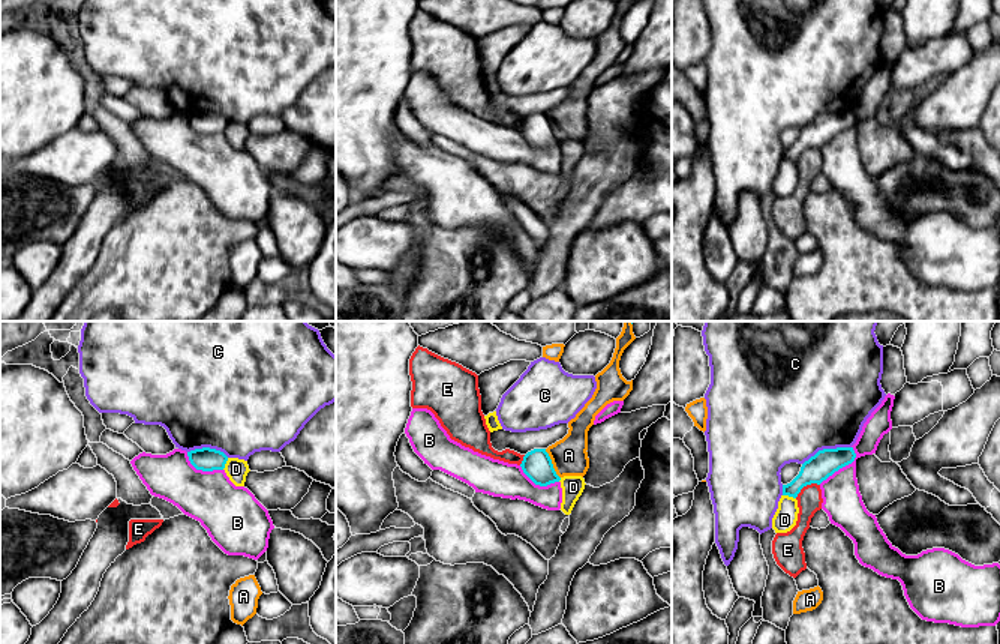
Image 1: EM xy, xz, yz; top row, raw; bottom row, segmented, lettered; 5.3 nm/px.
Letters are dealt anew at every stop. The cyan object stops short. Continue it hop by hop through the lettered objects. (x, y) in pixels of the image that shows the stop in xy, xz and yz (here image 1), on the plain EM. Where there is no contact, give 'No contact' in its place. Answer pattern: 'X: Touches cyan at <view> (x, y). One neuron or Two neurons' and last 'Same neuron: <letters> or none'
A: Touches cyan at xz (552, 128). Two neurons
B: Touches cyan at yz (843, 129). Two neurons
C: Touches cyan at yz (826, 113). Two neurons
D: Touches cyan at yz (789, 159). Two neurons
E: Touches cyan at yz (805, 149). Two neurons
Same neuron: none

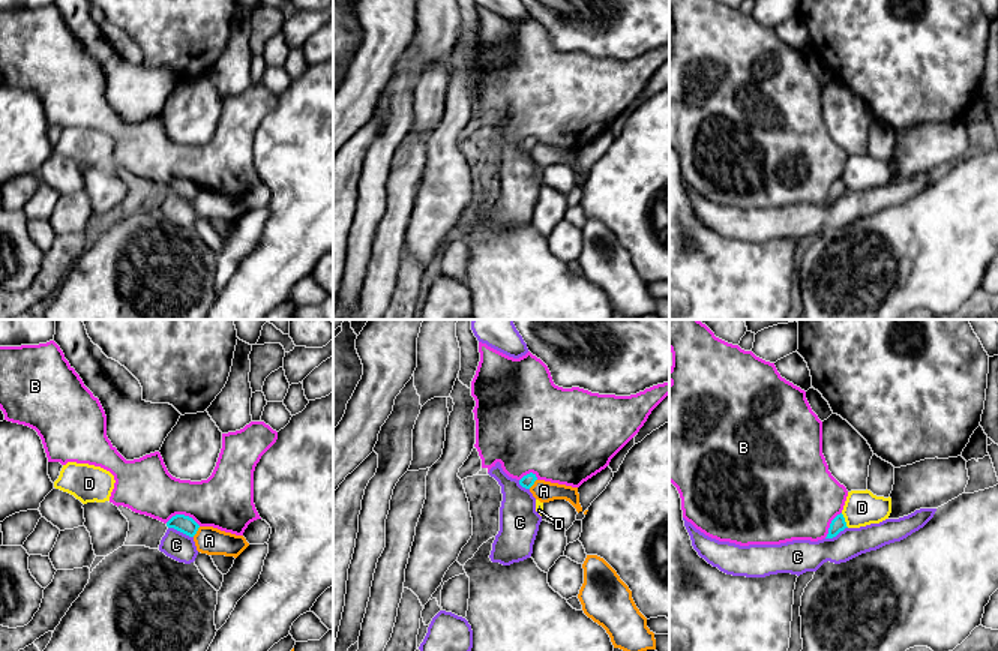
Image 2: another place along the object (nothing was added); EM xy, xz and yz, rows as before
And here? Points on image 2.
A: Touches cyan at xy (197, 194). Two neurons
B: Touches cyan at xy (183, 179). Two neurons
C: Touches cyan at xy (180, 195). Two neurons
D: Touches cyan at yz (844, 185). Two neurons
Same neuron: none

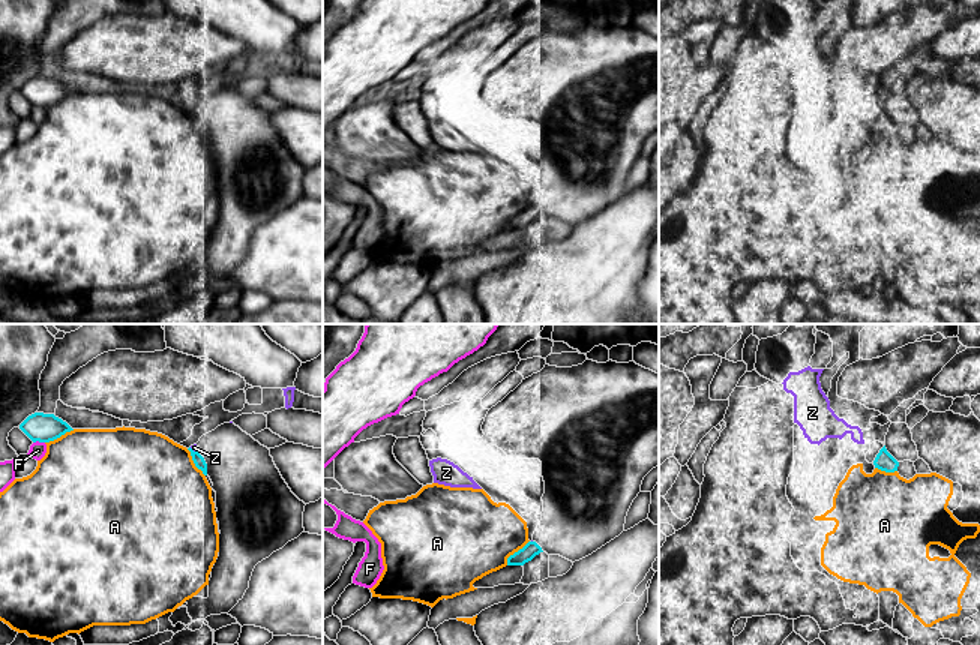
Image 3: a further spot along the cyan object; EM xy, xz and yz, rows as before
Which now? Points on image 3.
A: Touches cyan at xy (59, 101). Two neurons
F: Touches cyan at xy (38, 104). Two neurons
Z: Touches cyan at xy (192, 114). Two neurons
Same neuron: none

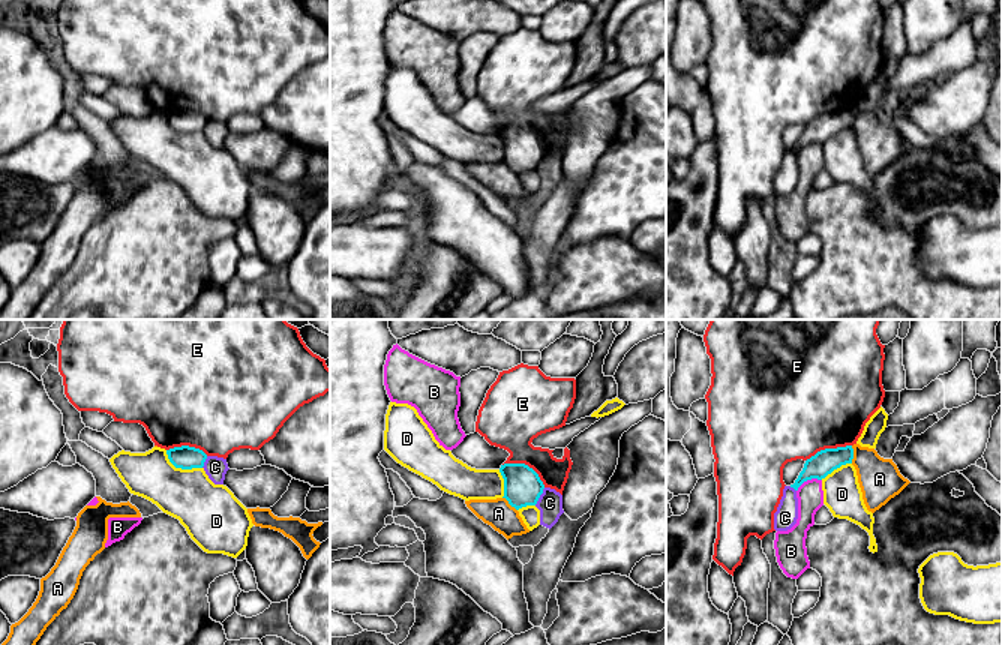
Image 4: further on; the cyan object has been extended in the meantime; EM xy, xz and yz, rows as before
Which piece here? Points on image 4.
A: Touches cyan at yz (852, 119). Two neurons
B: Touches cyan at yz (807, 143). Two neurons
C: Touches cyan at xz (539, 161). Two neurons
D: Touches cyan at xy (180, 131). Two neurons
E: Touches cyan at xz (527, 129). Two neurons
Same neuron: none

